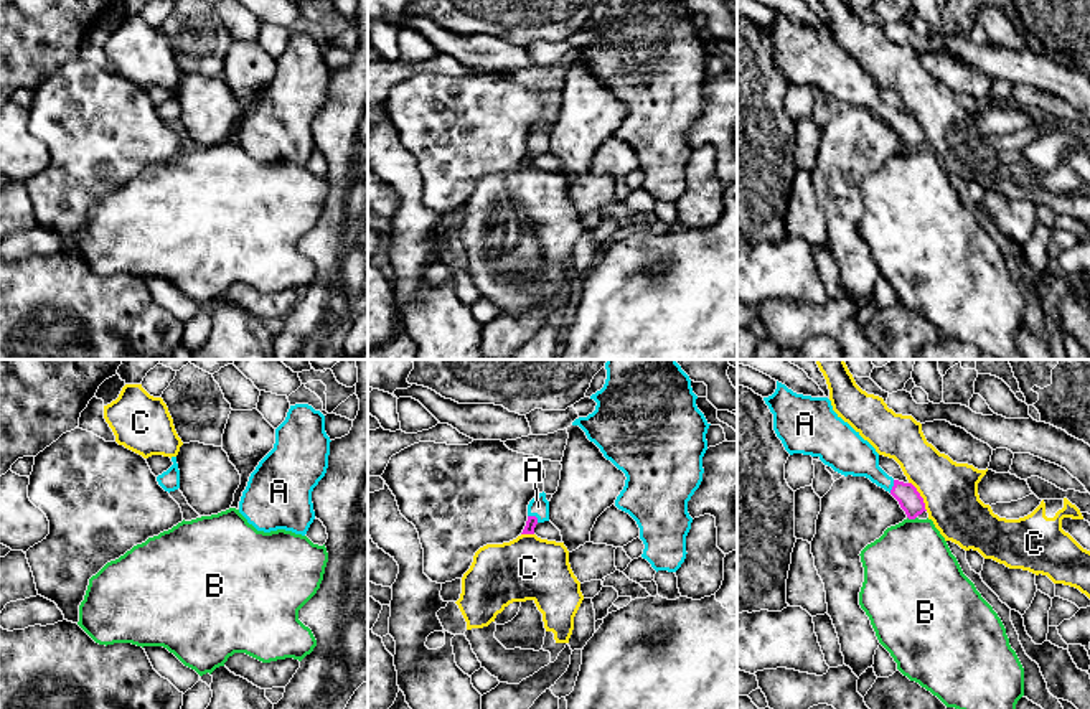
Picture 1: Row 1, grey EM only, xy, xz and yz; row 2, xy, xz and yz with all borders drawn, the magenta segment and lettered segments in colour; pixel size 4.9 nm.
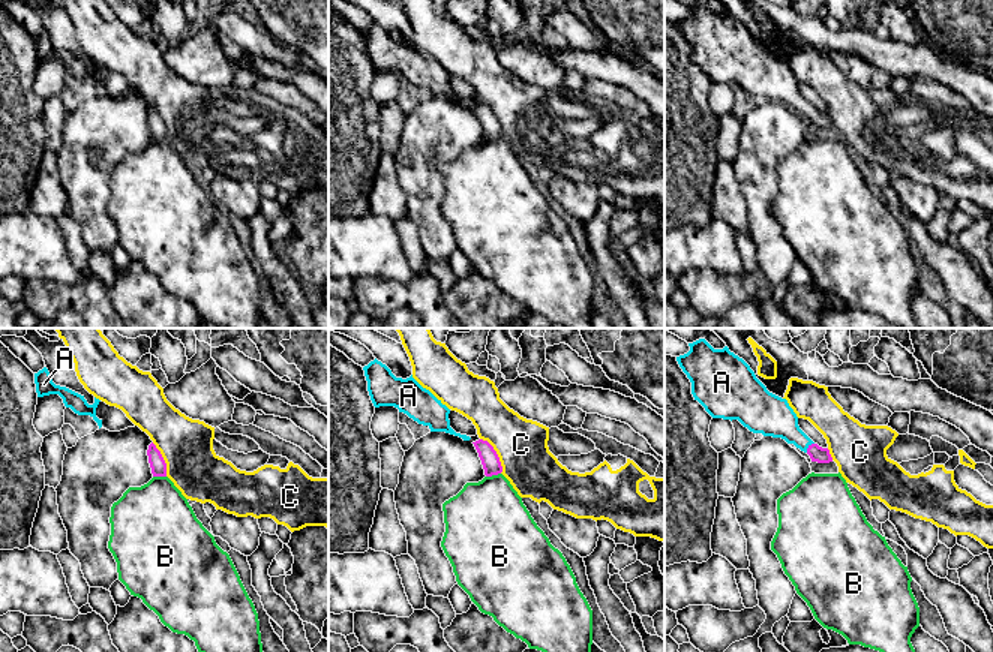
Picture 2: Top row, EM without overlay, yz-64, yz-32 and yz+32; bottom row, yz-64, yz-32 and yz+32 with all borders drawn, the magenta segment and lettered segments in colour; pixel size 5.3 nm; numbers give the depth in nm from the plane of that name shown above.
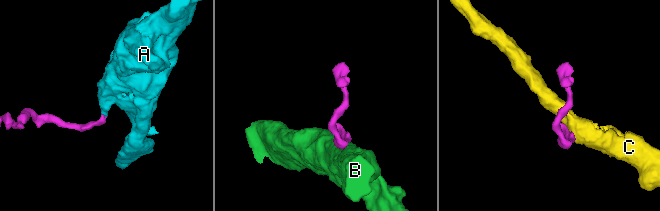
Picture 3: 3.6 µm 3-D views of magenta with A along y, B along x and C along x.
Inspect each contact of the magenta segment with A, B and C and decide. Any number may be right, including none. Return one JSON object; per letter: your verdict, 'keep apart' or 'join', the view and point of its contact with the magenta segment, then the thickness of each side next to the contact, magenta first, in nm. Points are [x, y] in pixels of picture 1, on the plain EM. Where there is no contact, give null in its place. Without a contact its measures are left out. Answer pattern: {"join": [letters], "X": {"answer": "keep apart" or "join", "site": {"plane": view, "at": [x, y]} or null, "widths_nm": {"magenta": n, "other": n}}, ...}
{"join": ["A"], "A": {"answer": "join", "site": {"plane": "xz", "at": [535, 147]}, "widths_nm": {"magenta": 50, "other": 100}}, "B": {"answer": "keep apart", "site": {"plane": "yz", "at": [912, 149]}, "widths_nm": {"magenta": 110, "other": 420}}, "C": {"answer": "keep apart", "site": {"plane": "yz", "at": [920, 127]}, "widths_nm": {"magenta": 110, "other": 280}}}

